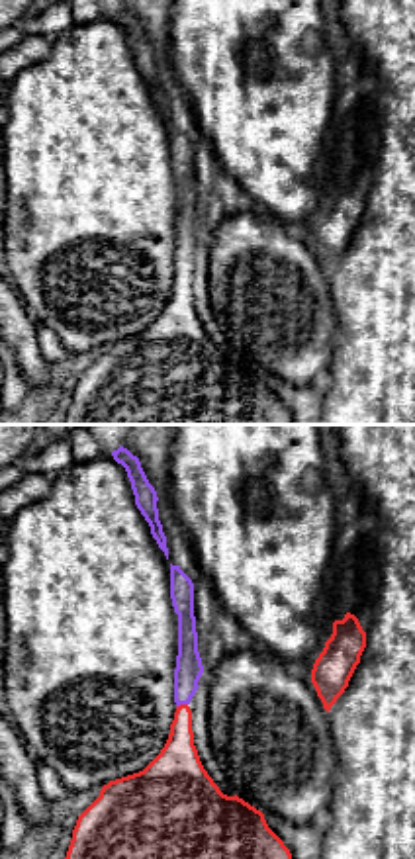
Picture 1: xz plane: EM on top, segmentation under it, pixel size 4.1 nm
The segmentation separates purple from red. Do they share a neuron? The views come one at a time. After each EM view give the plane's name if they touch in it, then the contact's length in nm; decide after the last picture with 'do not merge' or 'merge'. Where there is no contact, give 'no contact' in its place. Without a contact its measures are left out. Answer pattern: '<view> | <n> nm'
xz | 50 nm

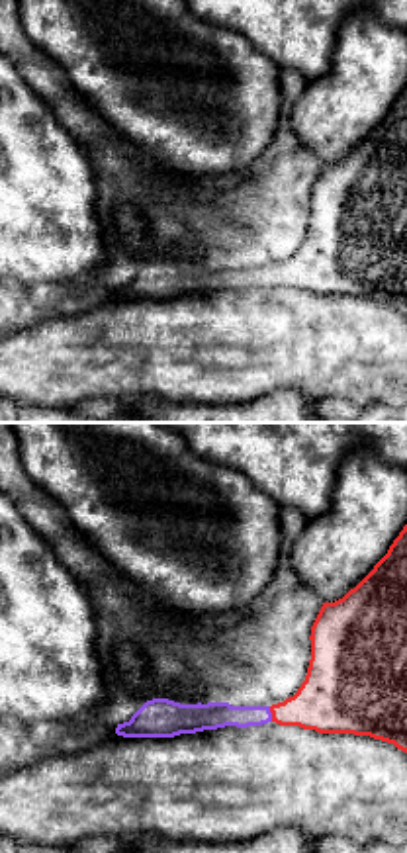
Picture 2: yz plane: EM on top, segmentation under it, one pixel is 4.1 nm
yz | 70 nm

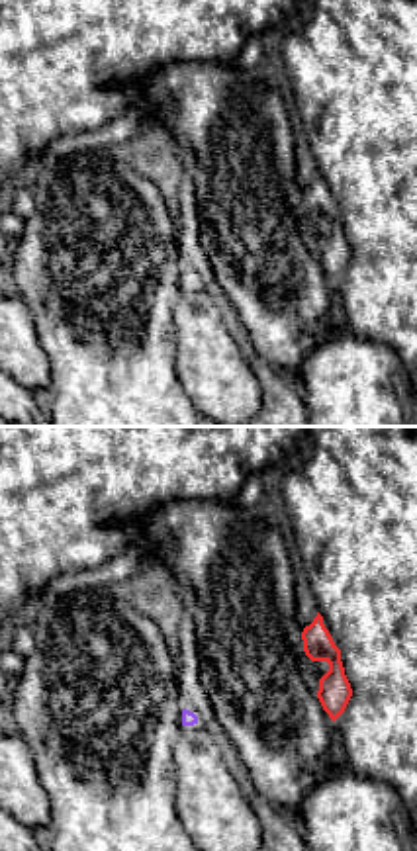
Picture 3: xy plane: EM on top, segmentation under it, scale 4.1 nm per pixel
no contact

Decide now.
merge

